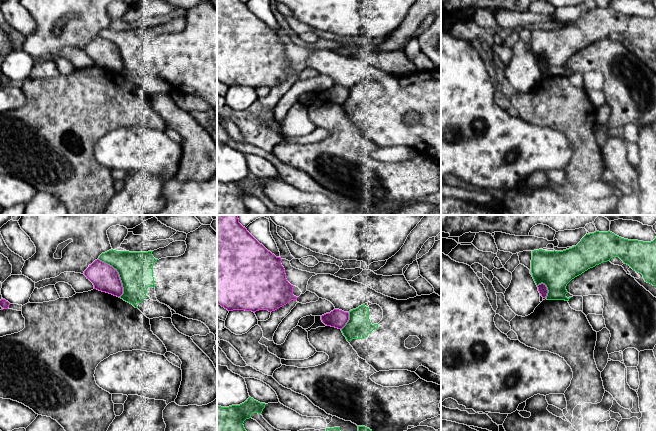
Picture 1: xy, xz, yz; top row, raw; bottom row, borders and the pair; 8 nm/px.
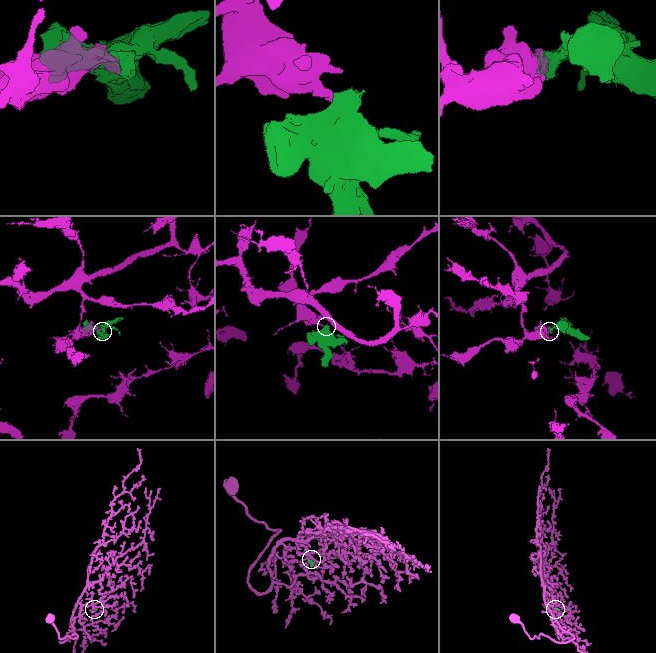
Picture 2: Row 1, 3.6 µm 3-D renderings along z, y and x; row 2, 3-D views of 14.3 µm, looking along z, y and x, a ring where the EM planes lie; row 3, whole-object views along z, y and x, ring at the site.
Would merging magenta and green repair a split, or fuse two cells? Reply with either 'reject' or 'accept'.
reject

